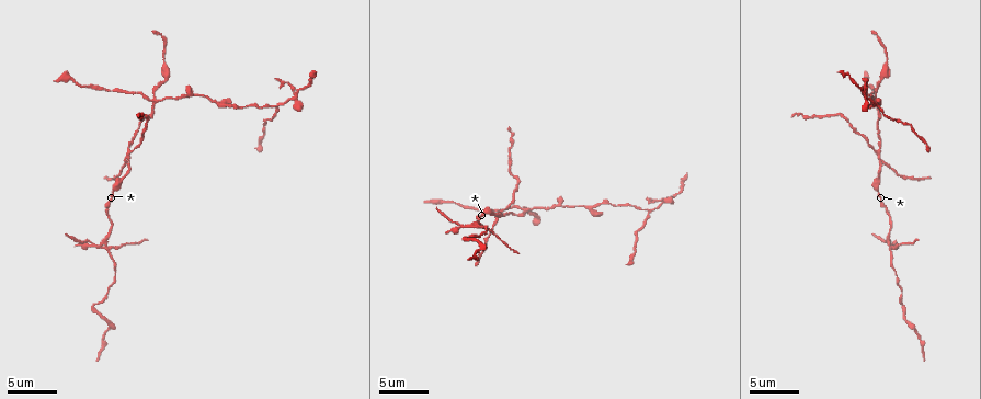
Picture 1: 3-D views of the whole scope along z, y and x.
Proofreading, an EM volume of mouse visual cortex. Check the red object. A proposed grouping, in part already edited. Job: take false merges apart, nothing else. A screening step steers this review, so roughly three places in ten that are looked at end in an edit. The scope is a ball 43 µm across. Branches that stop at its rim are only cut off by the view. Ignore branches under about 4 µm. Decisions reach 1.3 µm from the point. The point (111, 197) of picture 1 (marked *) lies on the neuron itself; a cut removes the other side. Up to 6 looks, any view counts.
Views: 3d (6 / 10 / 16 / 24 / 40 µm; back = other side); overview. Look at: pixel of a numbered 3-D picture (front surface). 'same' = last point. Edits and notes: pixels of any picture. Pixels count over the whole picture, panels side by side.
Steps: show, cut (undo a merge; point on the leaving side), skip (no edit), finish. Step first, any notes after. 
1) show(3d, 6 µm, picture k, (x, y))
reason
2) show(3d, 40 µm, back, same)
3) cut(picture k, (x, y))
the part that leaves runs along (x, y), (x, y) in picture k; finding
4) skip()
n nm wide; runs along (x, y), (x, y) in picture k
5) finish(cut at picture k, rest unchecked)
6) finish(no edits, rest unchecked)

show(3d, 16 µm, picture 1, (130, 150))
side arm on a straight run

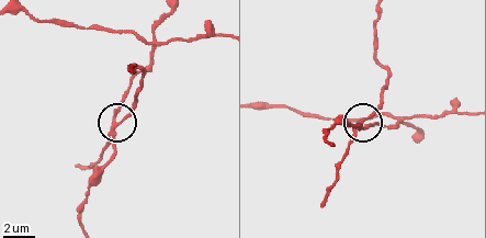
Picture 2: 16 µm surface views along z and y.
show(3d, 6 µm, picture 2, (114, 126))

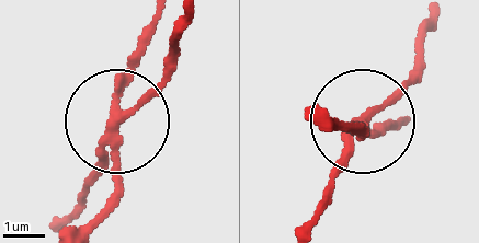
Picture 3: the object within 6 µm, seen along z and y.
cut(picture 3, (91, 178))
the part that leaves runs along (107, 129), (163, 77), (178, 24) in picture 3; a second neuron is stuck on

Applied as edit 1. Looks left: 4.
show(overview)
see it whole again

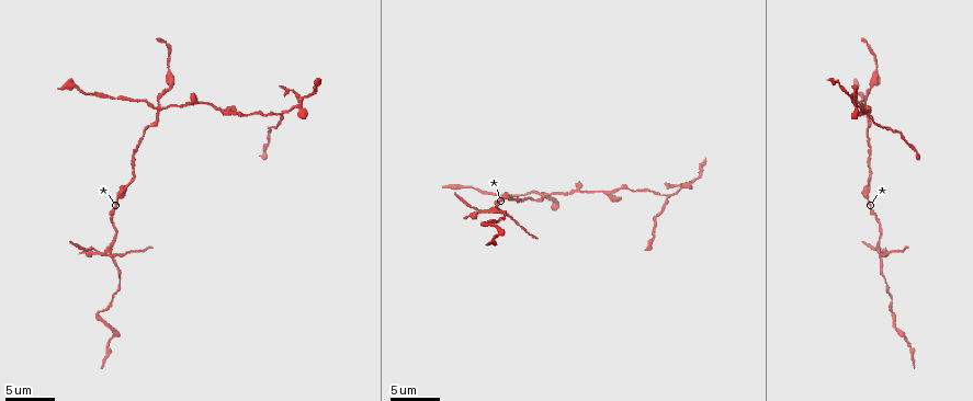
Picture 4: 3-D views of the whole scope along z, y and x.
show(3d, 16 µm, picture 4, (161, 106))
four arms meet

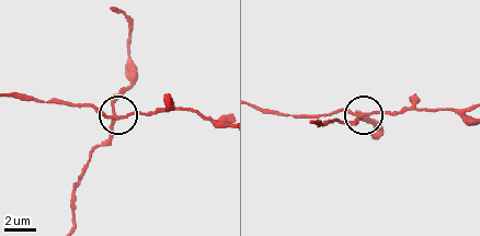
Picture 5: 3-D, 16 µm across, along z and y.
cut(picture 5, (137, 112))
side arm 9 µm; 4 arms; a second neuron is stuck on

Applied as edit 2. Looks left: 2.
finish(cut at picture 3, cut at picture 5, rest unchecked)

